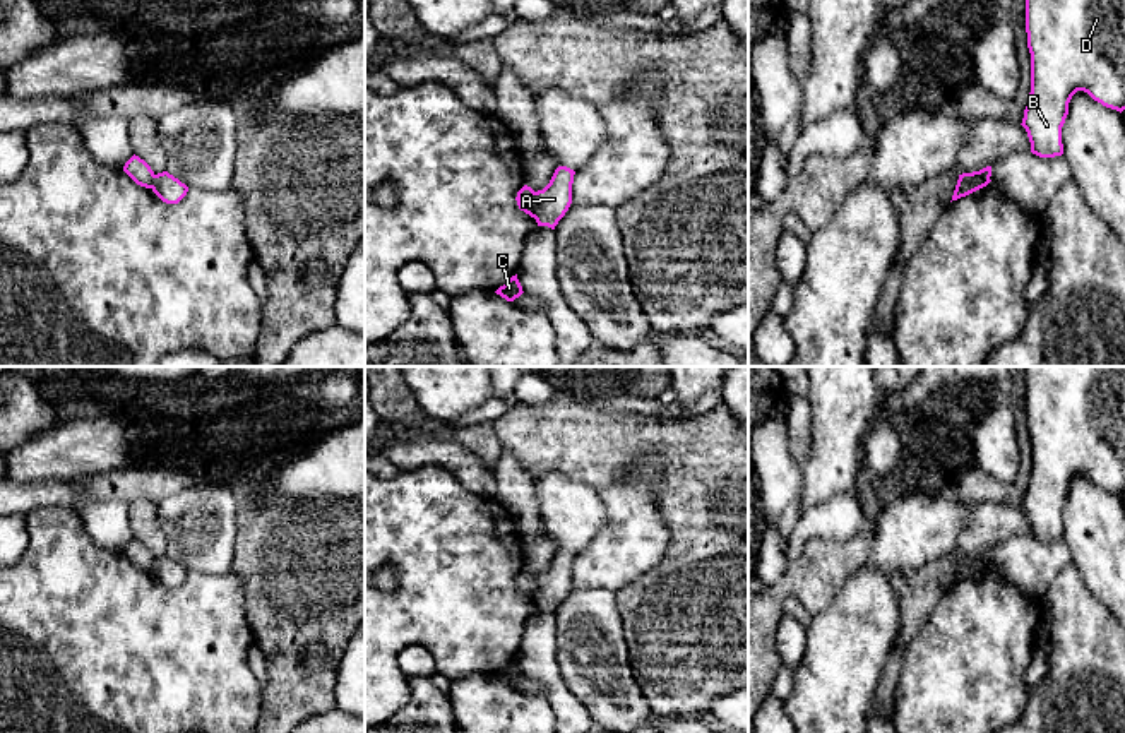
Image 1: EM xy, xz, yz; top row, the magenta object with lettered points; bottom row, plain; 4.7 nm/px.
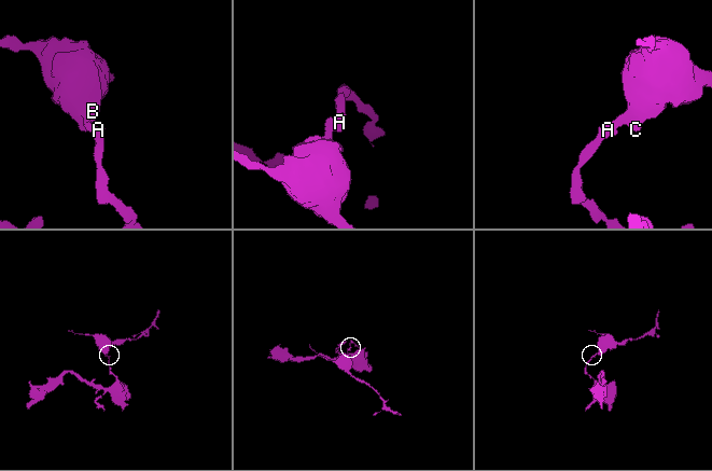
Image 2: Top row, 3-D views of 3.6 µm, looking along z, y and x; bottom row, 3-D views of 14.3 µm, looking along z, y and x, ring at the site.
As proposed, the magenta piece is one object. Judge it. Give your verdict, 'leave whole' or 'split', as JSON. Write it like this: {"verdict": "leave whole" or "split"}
{"verdict": "split"}

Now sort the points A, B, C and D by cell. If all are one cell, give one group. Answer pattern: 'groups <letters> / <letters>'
groups A / B C D

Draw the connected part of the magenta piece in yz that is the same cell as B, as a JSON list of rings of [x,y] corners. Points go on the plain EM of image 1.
[[[1024,366],[1031,476],[1022,510],[1031,536],[1063,538],[1062,510],[1077,474],[1106,492],[1125,493],[1125,366]]]

